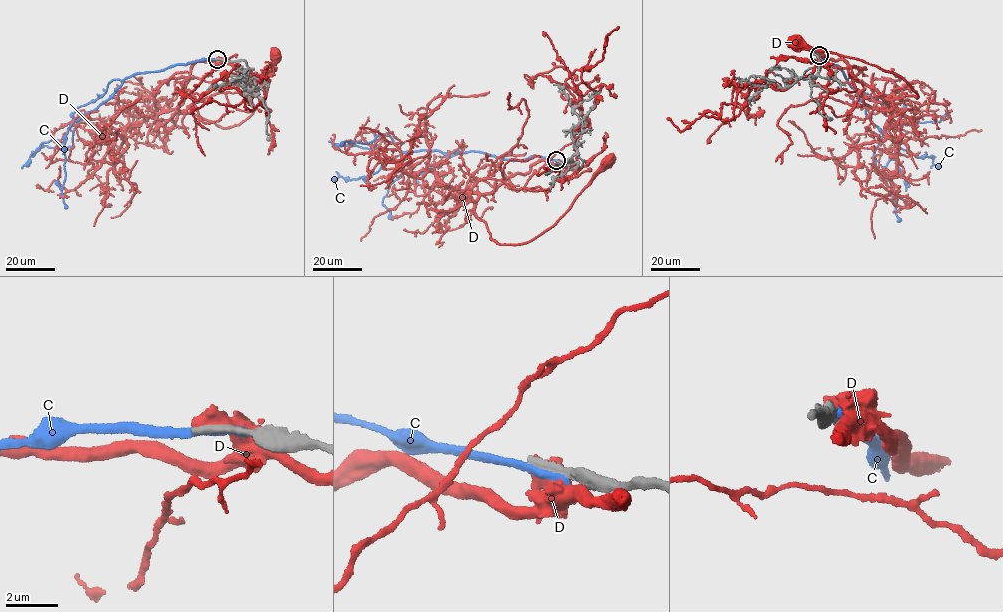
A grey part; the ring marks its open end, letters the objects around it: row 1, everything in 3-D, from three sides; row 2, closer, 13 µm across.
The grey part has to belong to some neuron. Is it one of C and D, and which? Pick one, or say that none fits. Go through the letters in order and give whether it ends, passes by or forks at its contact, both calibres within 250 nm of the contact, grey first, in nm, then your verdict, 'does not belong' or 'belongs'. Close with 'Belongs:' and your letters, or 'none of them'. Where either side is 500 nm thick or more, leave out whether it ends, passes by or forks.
C: it ends there; 440 nm thick on the grey side, 480 nm on the other; does not belong
D: 440 nm thick on the grey side, 850 nm on the other; does not belong
Belongs: none of them

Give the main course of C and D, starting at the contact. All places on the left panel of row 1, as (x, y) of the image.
C: (219, 59), (125, 78), (109, 98), (71, 125), (64, 152), (58, 140), (43, 142), (22, 168)
D: (218, 58), (219, 62), (192, 63), (177, 109), (225, 127), (240, 124), (263, 102), (275, 56)

